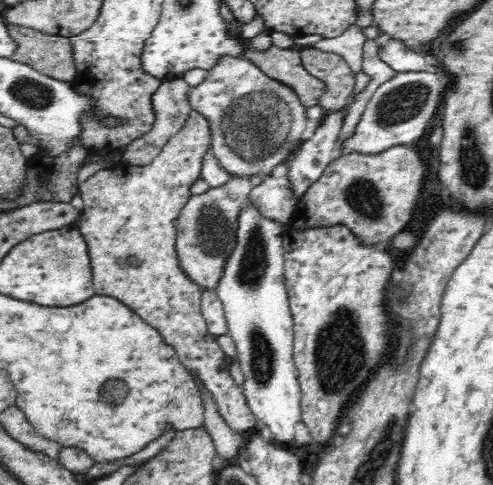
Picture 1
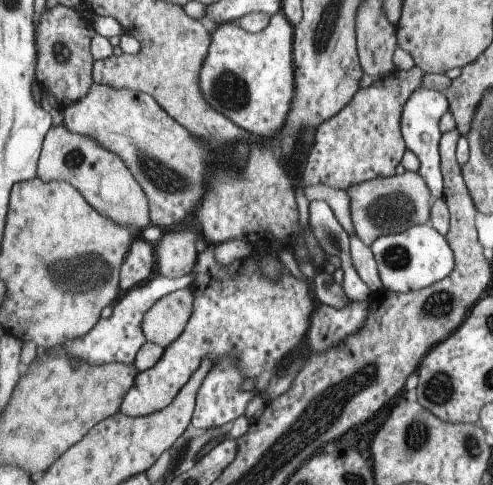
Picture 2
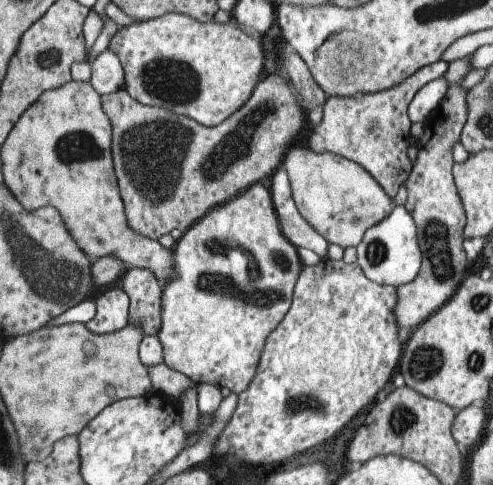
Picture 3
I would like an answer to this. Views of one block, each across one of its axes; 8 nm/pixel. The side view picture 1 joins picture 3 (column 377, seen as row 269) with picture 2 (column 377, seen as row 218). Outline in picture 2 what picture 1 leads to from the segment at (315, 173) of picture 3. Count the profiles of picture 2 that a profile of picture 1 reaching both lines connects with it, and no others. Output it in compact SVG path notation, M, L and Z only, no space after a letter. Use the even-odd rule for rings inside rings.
M405 172L403 176L393 178L377 176L373 180L353 184L345 192L349 196L349 212L355 236L367 246L371 246L379 236L395 236L413 224L429 222L429 208L433 200L429 188L419 174Z

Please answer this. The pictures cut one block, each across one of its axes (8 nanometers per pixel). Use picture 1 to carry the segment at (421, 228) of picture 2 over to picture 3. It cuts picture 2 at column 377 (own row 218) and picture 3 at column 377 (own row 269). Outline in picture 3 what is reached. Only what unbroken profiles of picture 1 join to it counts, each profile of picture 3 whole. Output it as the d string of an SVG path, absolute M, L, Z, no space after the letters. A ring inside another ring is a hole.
M397 206L391 210L387 218L383 218L379 224L365 230L363 240L359 242L357 250L357 264L365 278L369 278L375 284L381 286L405 286L419 276L419 270L423 266L423 254L417 240L417 224L411 212L403 206Z

